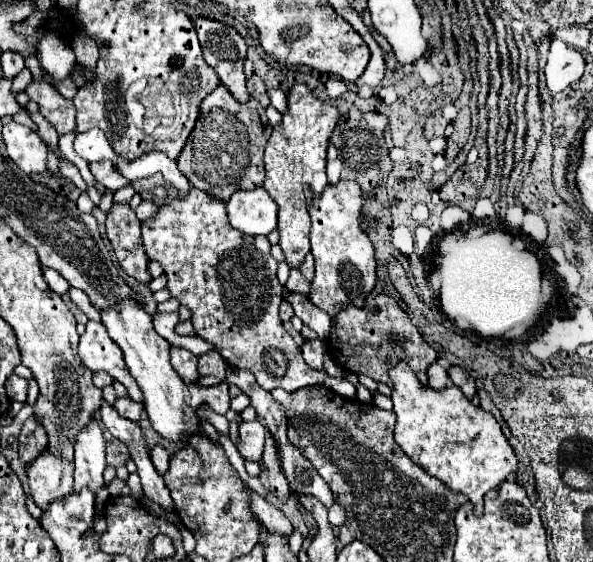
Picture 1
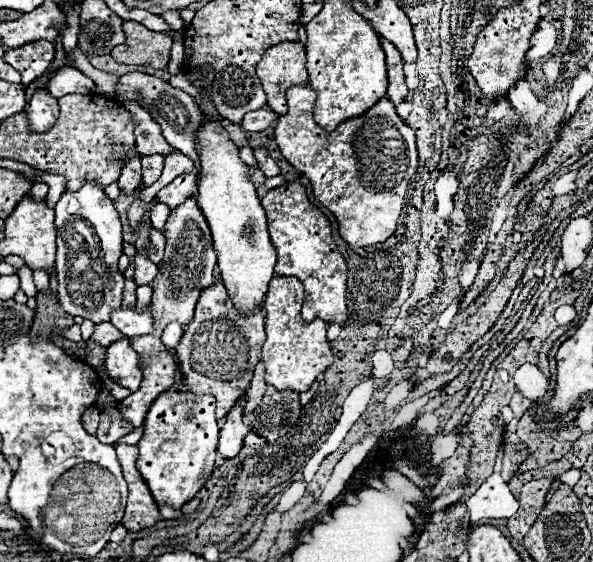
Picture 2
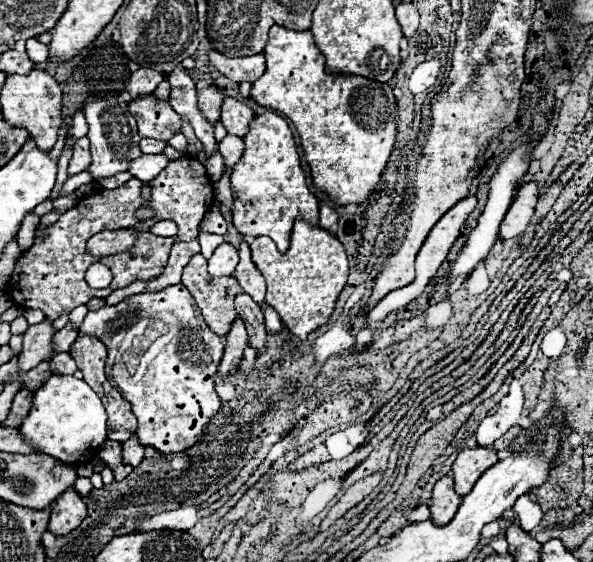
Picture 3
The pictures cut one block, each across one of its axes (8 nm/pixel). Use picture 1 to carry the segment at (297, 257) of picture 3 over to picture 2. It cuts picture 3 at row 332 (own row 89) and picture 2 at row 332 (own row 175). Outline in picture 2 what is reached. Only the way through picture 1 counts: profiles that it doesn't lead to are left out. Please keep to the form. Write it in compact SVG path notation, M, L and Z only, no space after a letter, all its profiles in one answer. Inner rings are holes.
M274 276L270 280L264 310L266 310L266 342L262 348L262 362L266 366L266 382L278 390L296 390L306 392L310 390L312 382L320 372L324 372L332 364L332 350L326 340L326 322L322 318L314 318L312 322L304 322L300 316L300 308L304 302L304 288L302 282L294 276Z

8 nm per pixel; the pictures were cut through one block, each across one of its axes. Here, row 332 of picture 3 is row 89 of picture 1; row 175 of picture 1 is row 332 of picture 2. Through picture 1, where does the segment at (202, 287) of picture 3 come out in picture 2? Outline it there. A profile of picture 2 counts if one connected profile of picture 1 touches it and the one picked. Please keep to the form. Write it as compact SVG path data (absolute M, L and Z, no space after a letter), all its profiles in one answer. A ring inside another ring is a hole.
M220 278L202 290L194 318L184 326L184 334L176 346L180 358L186 390L190 392L210 392L218 400L218 418L236 404L236 400L246 392L252 370L260 362L260 350L264 344L264 312L256 308L254 312L242 314L234 308Z

